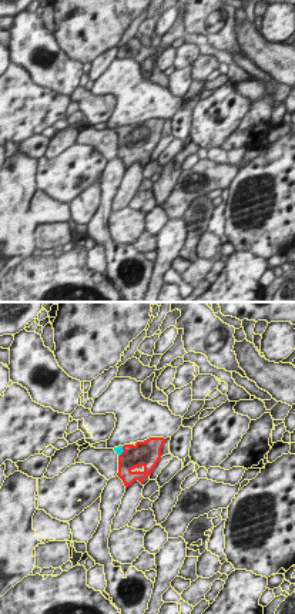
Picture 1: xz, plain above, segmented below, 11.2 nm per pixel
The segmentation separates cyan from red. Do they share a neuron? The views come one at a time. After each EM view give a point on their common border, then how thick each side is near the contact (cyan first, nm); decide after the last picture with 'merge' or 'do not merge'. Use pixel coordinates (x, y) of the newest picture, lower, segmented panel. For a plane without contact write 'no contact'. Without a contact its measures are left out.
meets cyan at (121, 452); 90 nm thick on the cyan side, 280 nm on the other

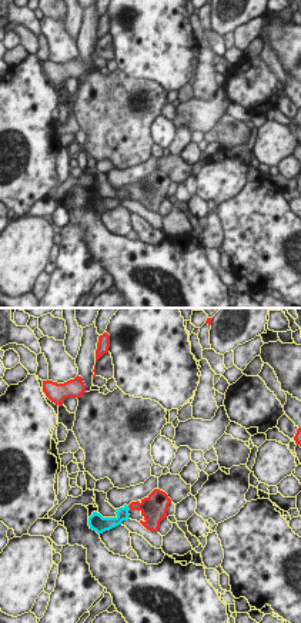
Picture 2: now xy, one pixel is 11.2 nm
meets cyan at (129, 508); 130 nm thick on the cyan side, 240 nm on the other

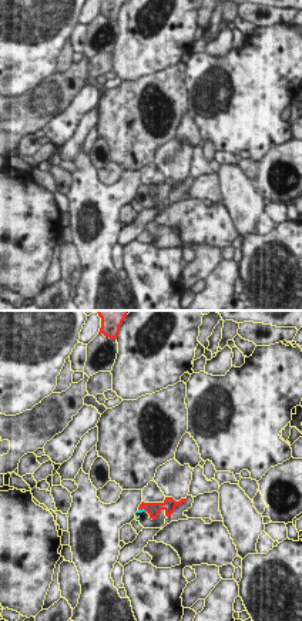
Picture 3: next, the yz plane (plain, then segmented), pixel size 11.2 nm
meets cyan at (143, 509); 30 nm thick on the cyan side, 160 nm on the other

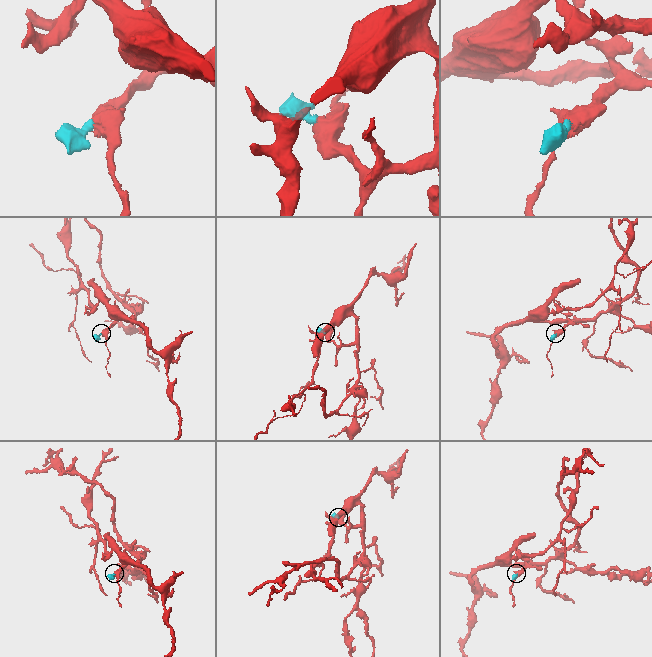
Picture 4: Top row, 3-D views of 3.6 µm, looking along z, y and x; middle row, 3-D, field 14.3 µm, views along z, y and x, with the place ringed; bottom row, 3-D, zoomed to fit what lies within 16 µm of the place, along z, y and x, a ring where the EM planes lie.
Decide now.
merge

